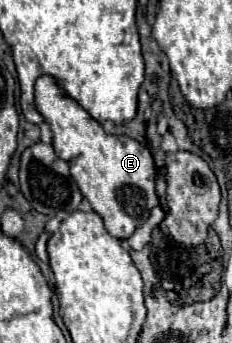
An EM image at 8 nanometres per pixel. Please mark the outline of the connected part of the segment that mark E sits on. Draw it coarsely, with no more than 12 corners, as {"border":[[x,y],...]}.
{"border":[[52,77],[36,107],[116,239],[160,203],[150,149],[106,135]]}

